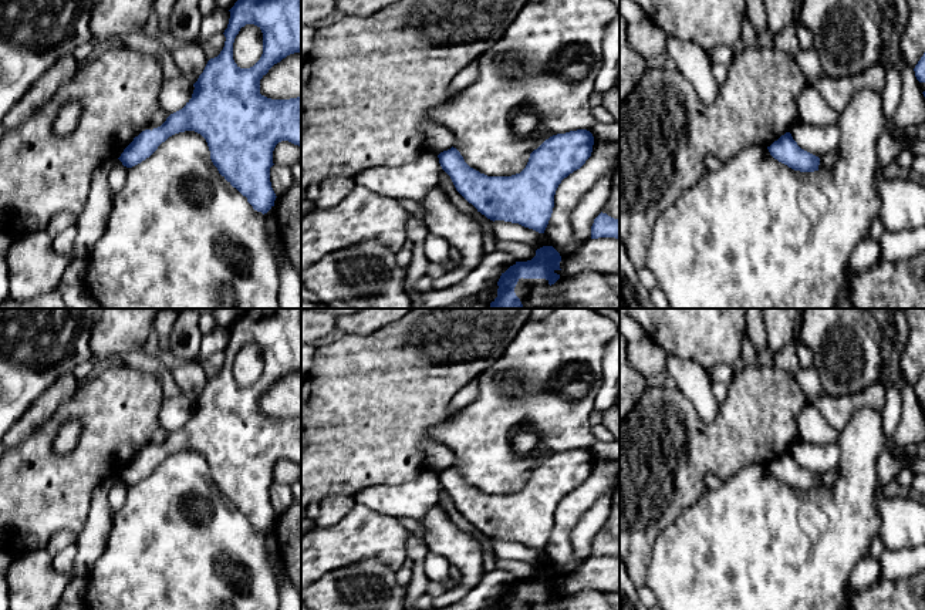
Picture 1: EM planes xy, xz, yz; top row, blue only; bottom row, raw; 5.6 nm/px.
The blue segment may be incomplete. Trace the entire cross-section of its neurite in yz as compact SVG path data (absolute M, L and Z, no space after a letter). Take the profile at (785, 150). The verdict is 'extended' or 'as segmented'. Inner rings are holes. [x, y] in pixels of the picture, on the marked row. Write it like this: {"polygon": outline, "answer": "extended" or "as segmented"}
{"polygon": "M790 132L781 135L770 146L767 146L770 155L789 168L800 172L818 171L820 158L801 149L793 139Z", "answer": "as segmented"}

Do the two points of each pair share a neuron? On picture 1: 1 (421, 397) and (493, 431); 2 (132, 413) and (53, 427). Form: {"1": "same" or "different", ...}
{"1": "different", "2": "same"}

